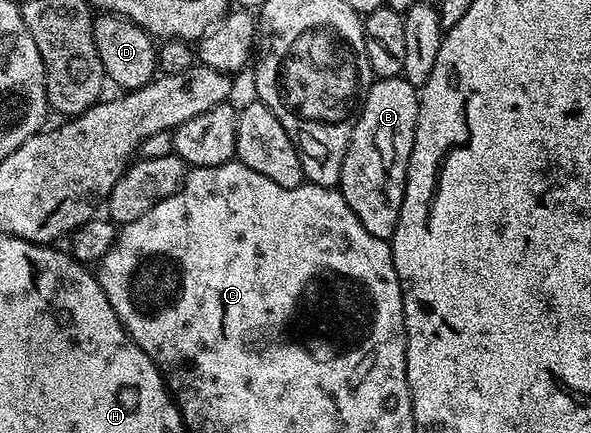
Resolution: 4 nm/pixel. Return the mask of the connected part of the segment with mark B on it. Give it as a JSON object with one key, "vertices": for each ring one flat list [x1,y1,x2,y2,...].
{"vertices":[[379,77,371,85,366,100,362,102,362,111,348,143,348,151,344,155,344,163,340,171,337,188,348,207,364,223,368,235,376,235,376,239,389,241,396,231,396,223,400,219,400,207,404,203,404,187,406,172,412,155,414,132,418,122,419,90,408,83,405,77]]}

